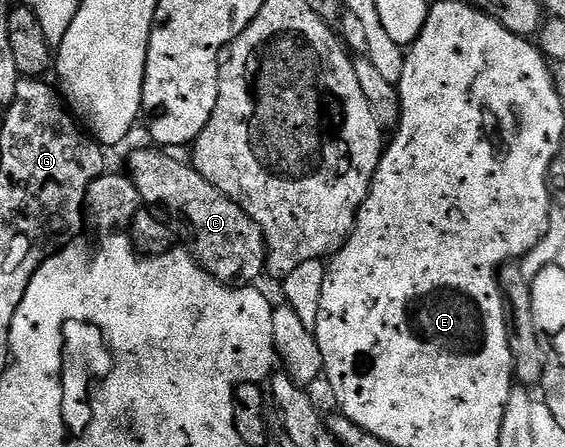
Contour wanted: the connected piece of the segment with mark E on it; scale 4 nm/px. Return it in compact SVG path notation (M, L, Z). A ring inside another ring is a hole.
M458 281L450 285L438 285L438 289L429 289L427 293L418 293L418 297L410 297L410 302L406 304L406 329L410 329L410 337L414 337L414 341L422 341L422 345L430 345L430 349L438 349L438 353L450 353L450 357L462 357L472 352L482 353L482 349L486 349L486 317L482 317L482 305L478 305L478 301L474 301L474 297L466 293L466 289L460 288Z

